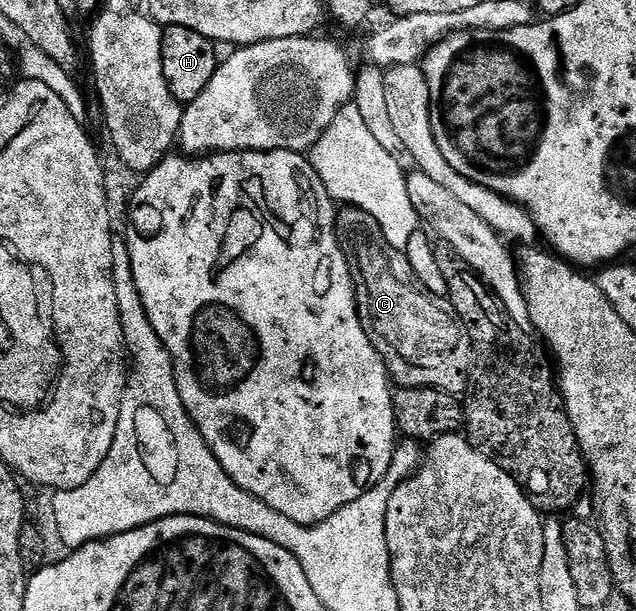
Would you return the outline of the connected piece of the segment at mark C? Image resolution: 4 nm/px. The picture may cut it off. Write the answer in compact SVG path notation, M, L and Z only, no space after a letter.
M344 205L335 216L335 230L343 244L343 252L351 265L351 275L355 281L355 299L359 305L359 319L365 328L365 336L373 344L373 348L381 356L387 366L387 373L400 387L412 386L425 388L432 386L434 390L443 390L446 394L462 395L467 388L467 377L472 367L473 353L470 332L467 325L446 297L429 292L425 284L413 272L413 264L409 264L406 253L395 250L385 240L377 220L356 206Z

